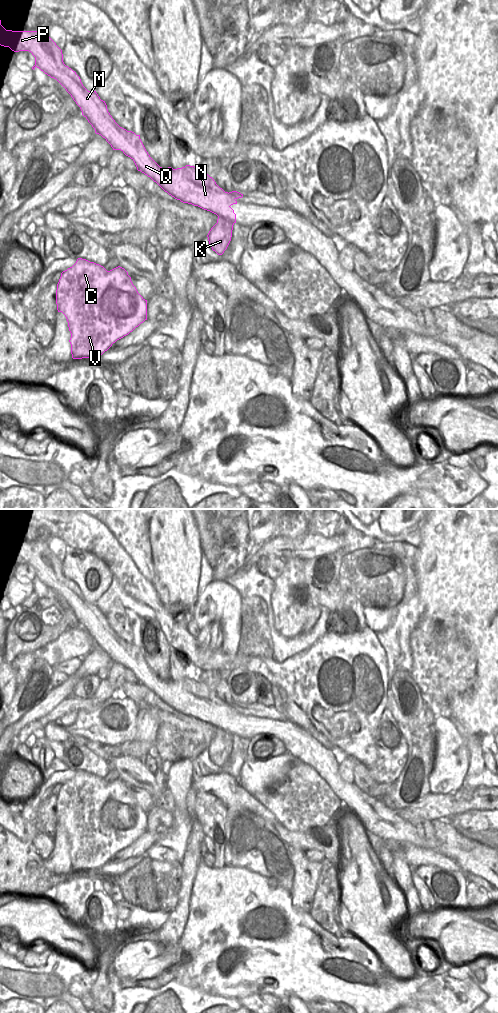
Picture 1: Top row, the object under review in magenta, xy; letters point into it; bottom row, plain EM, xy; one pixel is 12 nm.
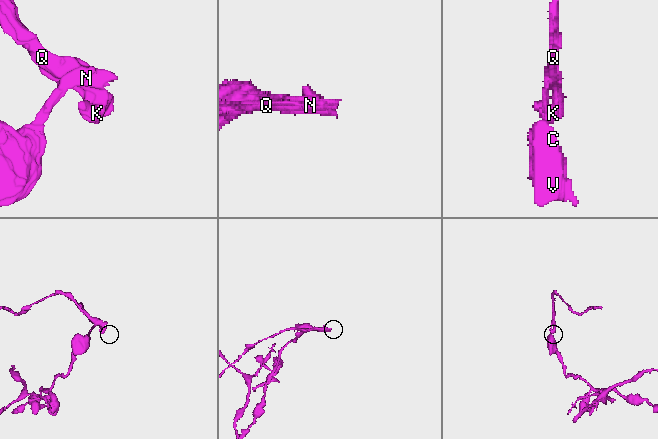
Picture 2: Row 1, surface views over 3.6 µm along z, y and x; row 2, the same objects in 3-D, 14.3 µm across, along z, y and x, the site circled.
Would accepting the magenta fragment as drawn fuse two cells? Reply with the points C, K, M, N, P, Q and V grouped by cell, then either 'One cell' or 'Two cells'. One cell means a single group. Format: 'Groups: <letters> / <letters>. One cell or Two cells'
Groups: C K N V / M P Q. Two cells

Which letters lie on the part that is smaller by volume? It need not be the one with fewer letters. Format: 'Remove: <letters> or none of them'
Remove: M, P, Q

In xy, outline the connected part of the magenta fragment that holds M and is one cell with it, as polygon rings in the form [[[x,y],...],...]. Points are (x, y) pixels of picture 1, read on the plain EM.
[[[0,532],[0,557],[9,559],[14,564],[31,564],[35,569],[32,581],[37,579],[56,591],[80,619],[82,627],[92,637],[95,645],[105,650],[113,662],[121,662],[130,669],[138,683],[150,689],[175,711],[180,712],[183,706],[197,706],[201,697],[224,703],[212,689],[197,679],[160,679],[146,663],[140,647],[120,639],[108,624],[105,613],[100,611],[96,603],[88,603],[76,584],[64,576],[62,562],[46,542],[6,542]]]

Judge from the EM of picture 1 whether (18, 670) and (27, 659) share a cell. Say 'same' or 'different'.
same

